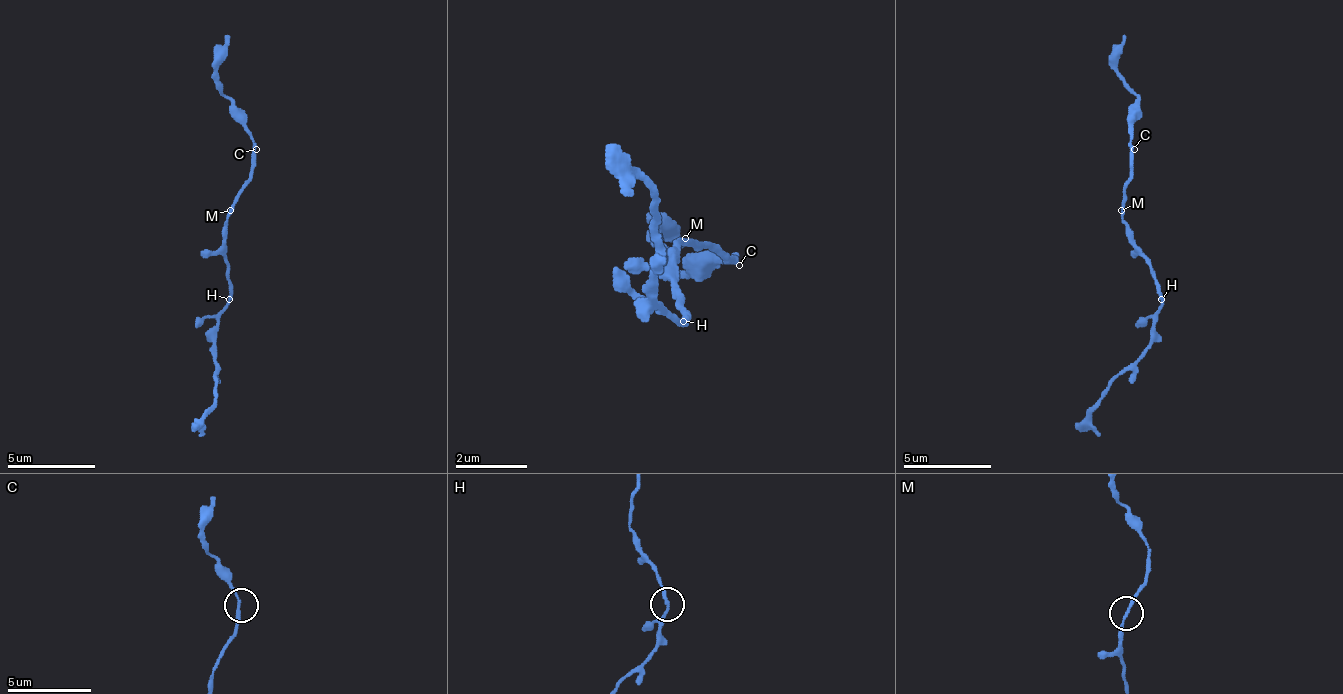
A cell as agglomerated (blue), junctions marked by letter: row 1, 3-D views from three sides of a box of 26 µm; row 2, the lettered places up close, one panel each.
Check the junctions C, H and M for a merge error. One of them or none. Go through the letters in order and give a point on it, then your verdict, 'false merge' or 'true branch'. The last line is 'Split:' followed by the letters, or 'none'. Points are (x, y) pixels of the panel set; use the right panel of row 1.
C: (1134, 149) | true branch
H: (1161, 299) | true branch
M: (1121, 210) | true branch
Split: none

